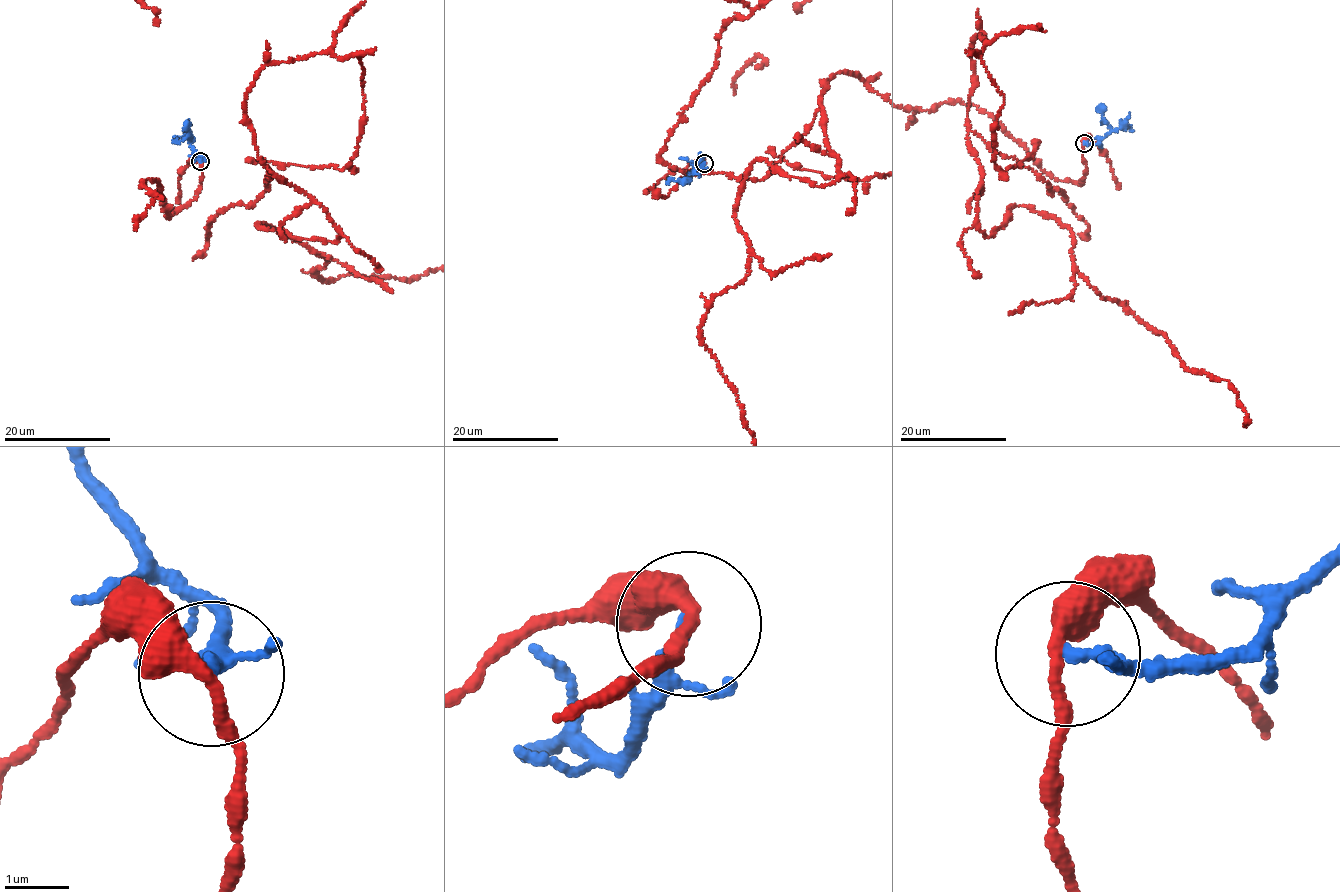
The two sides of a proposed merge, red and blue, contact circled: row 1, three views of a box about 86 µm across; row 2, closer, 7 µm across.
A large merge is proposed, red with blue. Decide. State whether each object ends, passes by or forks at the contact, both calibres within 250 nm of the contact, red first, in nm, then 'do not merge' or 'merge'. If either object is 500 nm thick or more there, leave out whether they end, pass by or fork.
red passes by; blue passes by; calibres 320 and 150 nm; do not merge

